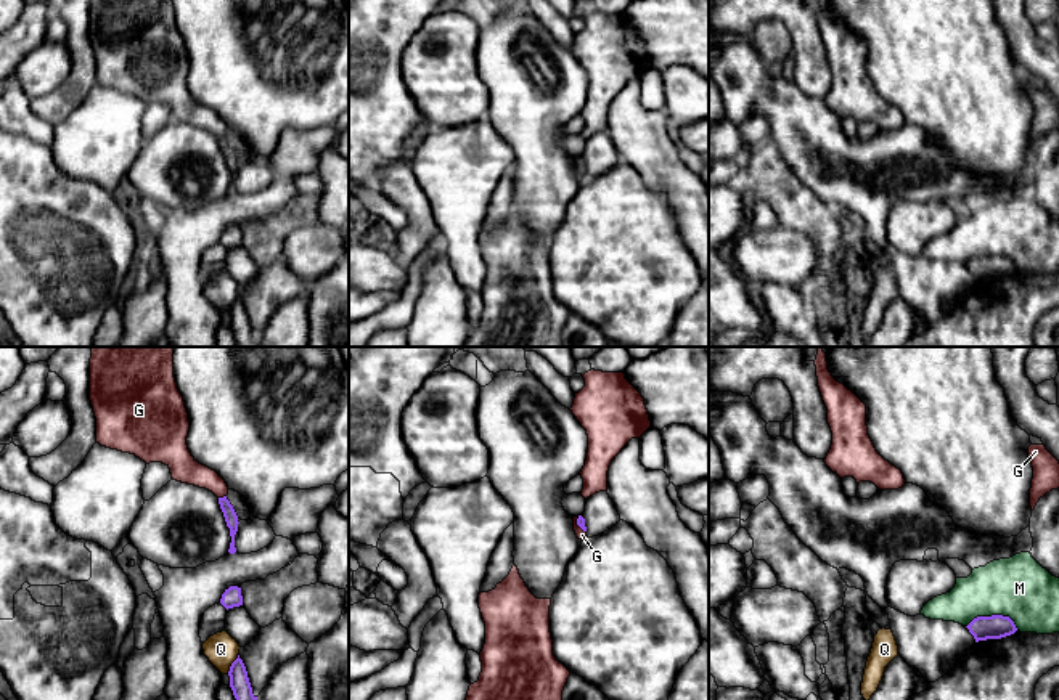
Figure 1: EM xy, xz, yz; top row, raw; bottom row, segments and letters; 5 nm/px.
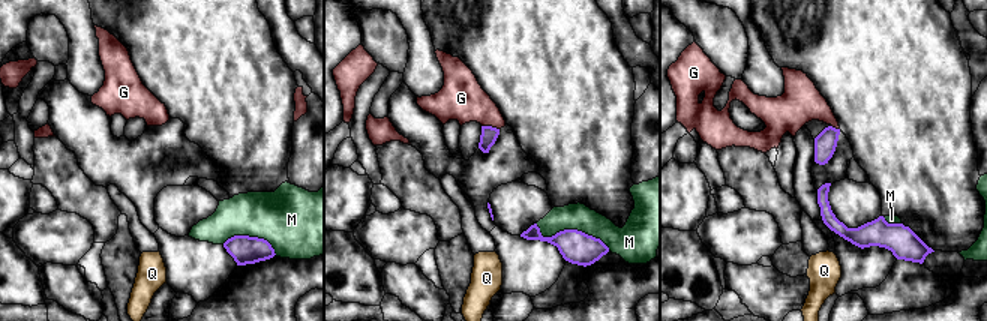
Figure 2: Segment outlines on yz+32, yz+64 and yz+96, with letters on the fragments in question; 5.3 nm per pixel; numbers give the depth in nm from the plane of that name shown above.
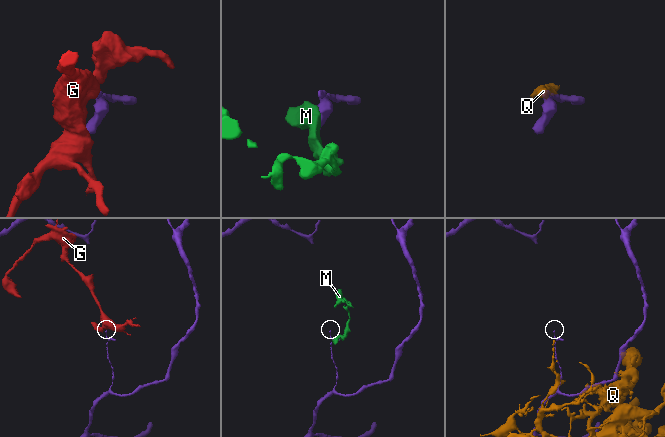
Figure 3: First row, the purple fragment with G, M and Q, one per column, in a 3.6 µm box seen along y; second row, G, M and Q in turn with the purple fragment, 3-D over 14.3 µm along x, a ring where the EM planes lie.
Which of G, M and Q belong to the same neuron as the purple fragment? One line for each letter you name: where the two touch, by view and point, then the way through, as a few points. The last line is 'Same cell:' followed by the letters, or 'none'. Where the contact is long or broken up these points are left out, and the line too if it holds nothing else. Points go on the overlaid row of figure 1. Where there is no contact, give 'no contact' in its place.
G: contact xy (224, 496); way xy (230, 516), (224, 496), (204, 477), (183, 468)
Same cell: G

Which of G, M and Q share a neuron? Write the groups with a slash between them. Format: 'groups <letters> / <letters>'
groups G / M / Q

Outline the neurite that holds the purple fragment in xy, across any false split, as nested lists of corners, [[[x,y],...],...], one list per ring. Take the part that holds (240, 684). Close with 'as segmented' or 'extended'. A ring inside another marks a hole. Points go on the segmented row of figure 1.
[[[239,655],[231,663],[228,676],[230,676],[230,687],[236,700],[257,700],[257,697],[252,694],[247,671]]]; as segmented

